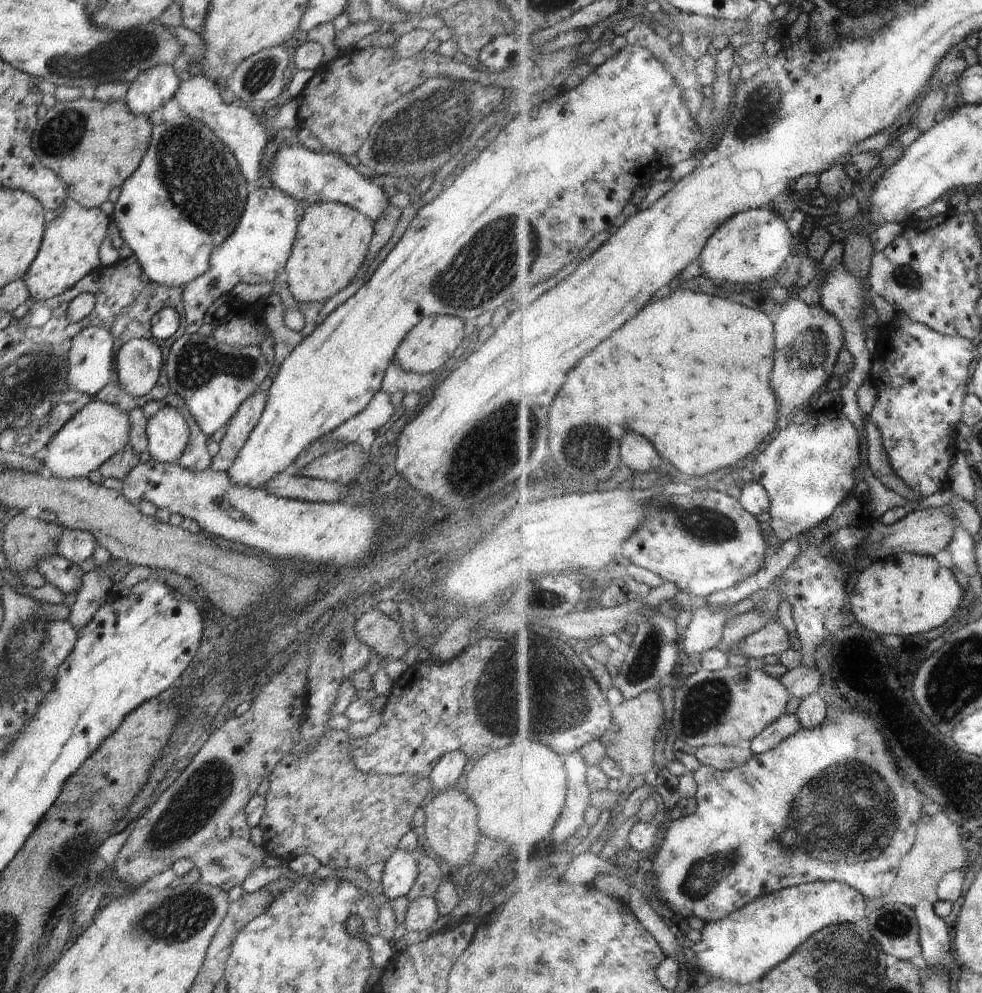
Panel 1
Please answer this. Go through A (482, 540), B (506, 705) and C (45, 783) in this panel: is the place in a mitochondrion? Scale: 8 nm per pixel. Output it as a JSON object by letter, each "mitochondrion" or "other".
{"A":"other","B":"mitochondrion","C":"other"}

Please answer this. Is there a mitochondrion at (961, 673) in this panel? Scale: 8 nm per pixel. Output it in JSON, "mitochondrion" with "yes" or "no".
{"mitochondrion":"yes"}

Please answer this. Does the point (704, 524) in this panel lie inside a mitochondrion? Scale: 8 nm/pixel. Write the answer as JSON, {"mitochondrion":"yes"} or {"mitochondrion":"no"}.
{"mitochondrion":"yes"}

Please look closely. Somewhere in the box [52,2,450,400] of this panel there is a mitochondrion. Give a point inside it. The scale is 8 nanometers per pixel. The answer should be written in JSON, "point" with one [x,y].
{"point":[198,182]}

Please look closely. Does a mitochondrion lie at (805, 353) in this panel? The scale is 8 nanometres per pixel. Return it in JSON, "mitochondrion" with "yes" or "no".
{"mitochondrion":"yes"}

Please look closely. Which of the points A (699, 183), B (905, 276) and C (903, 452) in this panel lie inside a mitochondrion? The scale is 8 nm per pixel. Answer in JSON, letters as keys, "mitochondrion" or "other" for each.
{"A":"other","B":"mitochondrion","C":"other"}

